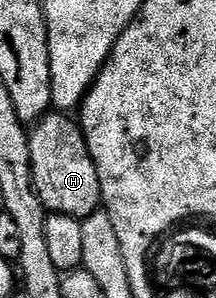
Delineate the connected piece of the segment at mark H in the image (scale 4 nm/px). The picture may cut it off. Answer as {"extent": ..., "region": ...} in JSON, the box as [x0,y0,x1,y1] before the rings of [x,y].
{"extent":[29,110,102,221],"region":[[[54,110],[29,129],[32,178],[47,213],[59,212],[83,221],[102,208],[102,191],[79,121],[70,119],[74,118]]]}

